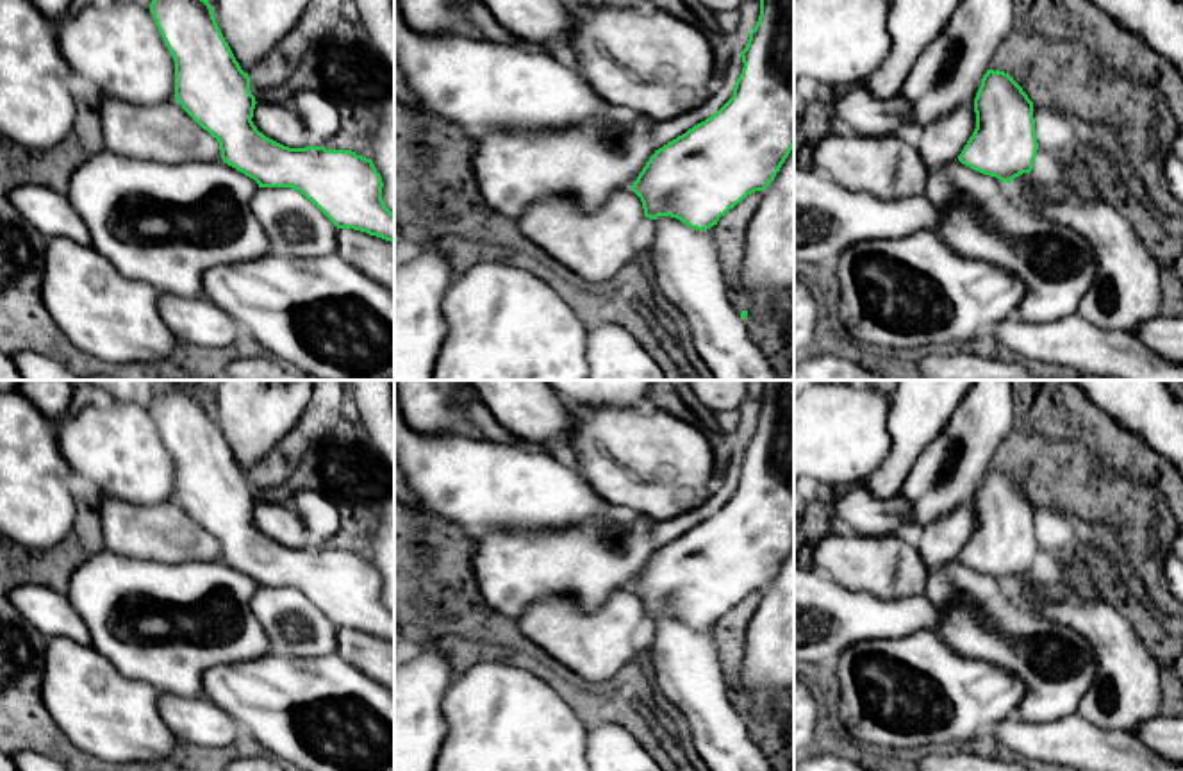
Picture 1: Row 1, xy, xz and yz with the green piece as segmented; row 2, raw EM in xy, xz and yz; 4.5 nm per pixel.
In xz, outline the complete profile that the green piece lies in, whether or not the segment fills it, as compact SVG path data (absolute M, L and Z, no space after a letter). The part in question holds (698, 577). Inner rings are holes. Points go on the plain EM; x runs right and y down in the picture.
M760 380L760 416L740 452L744 468L733 496L710 518L655 550L632 591L641 598L644 616L671 616L691 628L707 630L748 594L764 591L794 548L794 380Z

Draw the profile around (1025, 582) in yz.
M1022 573L1015 576L1010 584L1015 587L1030 603L1037 601L1035 584L1038 580L1033 576L1033 573Z

